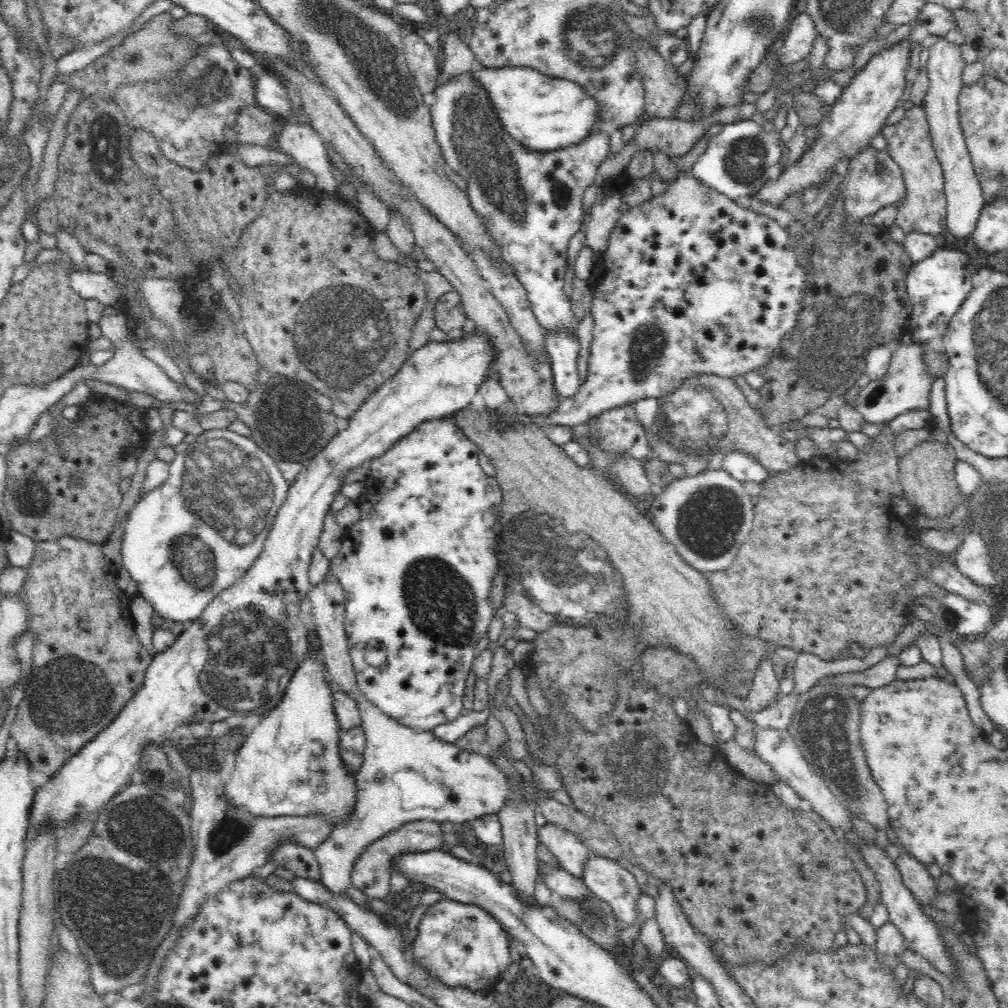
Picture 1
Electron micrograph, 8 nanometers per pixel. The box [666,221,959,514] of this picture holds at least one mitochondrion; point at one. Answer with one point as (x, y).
(827, 355)

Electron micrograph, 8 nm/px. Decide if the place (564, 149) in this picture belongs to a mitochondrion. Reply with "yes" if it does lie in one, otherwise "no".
no

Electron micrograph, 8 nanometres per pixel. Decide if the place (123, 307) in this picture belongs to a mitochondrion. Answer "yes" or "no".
no

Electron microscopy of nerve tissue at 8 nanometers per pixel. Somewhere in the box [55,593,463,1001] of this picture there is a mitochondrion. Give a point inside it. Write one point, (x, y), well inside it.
(140, 837)

